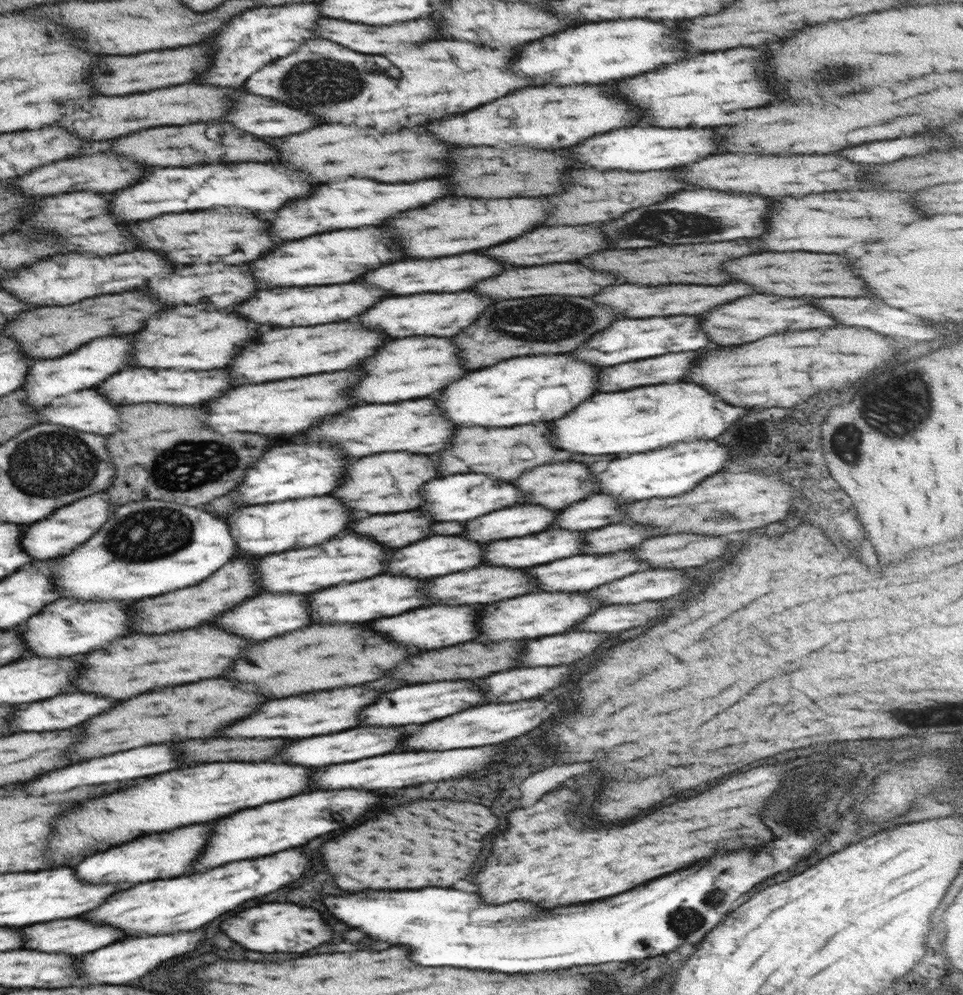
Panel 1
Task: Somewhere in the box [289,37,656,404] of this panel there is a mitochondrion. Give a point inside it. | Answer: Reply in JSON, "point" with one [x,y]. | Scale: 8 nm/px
{"point":[545,321]}

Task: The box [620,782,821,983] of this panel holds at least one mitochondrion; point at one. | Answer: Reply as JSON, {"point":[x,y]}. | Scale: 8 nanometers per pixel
{"point":[691,919]}

